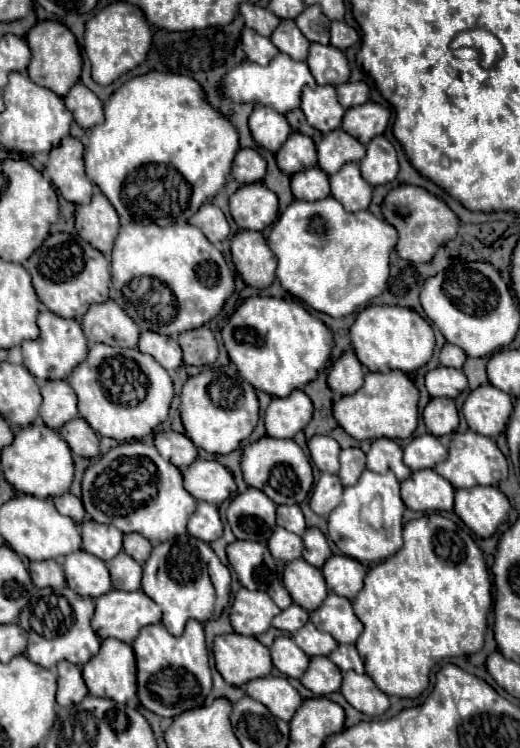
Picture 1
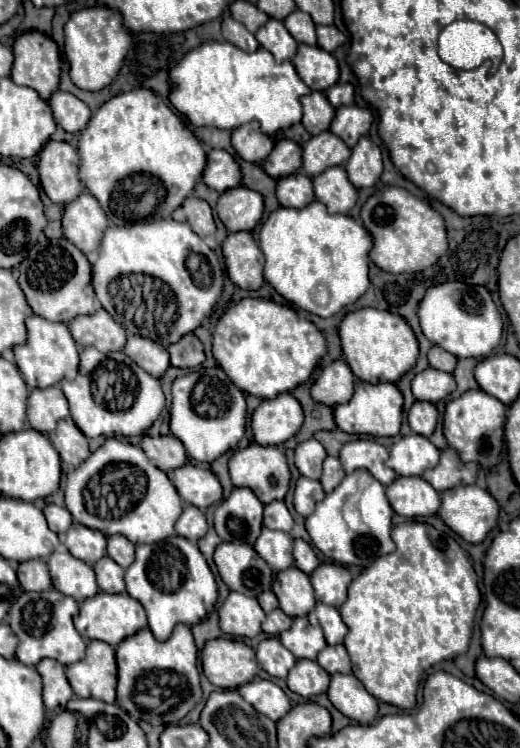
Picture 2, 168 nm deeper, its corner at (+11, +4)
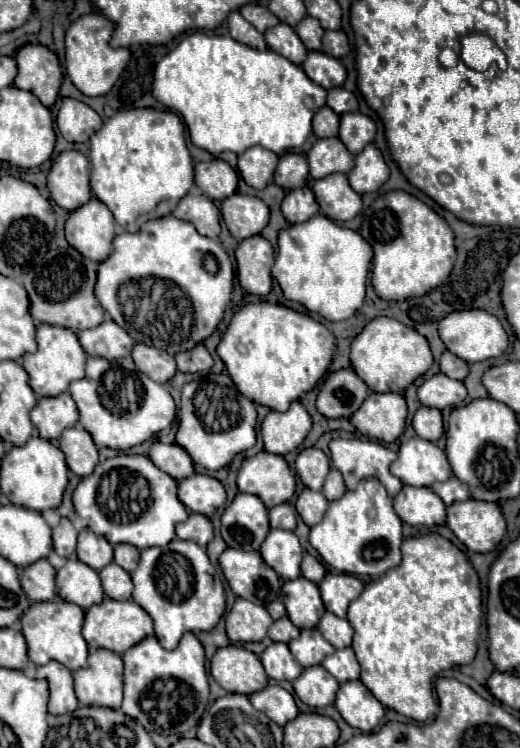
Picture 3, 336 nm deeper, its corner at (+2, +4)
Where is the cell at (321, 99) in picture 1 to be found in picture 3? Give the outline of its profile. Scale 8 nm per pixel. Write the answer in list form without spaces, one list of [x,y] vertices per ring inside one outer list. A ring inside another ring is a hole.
[[[327,106],[317,110],[317,114],[313,116],[313,132],[317,138],[331,138],[337,136],[339,130],[339,116],[329,110]]]

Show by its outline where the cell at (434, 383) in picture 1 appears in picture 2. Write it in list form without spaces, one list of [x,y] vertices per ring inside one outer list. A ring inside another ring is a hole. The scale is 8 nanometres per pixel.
[[[426,368],[424,372],[416,374],[412,380],[412,392],[416,400],[440,402],[446,396],[450,396],[454,390],[456,390],[454,376],[436,368]]]

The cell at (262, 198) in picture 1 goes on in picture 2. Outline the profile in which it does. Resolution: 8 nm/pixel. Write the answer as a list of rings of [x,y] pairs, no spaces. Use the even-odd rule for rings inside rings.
[[[236,186],[232,190],[226,190],[218,198],[216,212],[218,218],[224,222],[224,226],[228,228],[228,232],[252,230],[262,220],[264,198],[256,190]]]

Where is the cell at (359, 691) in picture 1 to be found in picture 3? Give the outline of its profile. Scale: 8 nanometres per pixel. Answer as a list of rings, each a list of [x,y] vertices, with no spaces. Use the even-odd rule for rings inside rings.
[[[359,680],[339,686],[335,708],[349,726],[361,732],[373,732],[385,714],[383,704]]]

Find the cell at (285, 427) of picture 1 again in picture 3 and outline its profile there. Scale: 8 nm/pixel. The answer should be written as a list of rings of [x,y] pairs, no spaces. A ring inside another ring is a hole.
[[[293,402],[287,412],[269,412],[261,424],[261,436],[265,450],[277,456],[293,452],[311,430],[311,416],[307,410]]]

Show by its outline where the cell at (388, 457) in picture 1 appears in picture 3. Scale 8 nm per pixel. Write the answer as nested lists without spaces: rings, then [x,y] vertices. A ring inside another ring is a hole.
[[[333,438],[329,442],[329,452],[331,452],[329,454],[329,460],[331,460],[333,468],[337,468],[341,472],[347,490],[353,490],[357,486],[357,482],[361,482],[365,478],[377,478],[385,486],[385,490],[387,490],[387,494],[391,498],[403,488],[403,482],[389,472],[389,464],[393,460],[397,460],[397,454],[391,452],[389,448],[385,448],[379,442],[359,440],[359,438]]]

